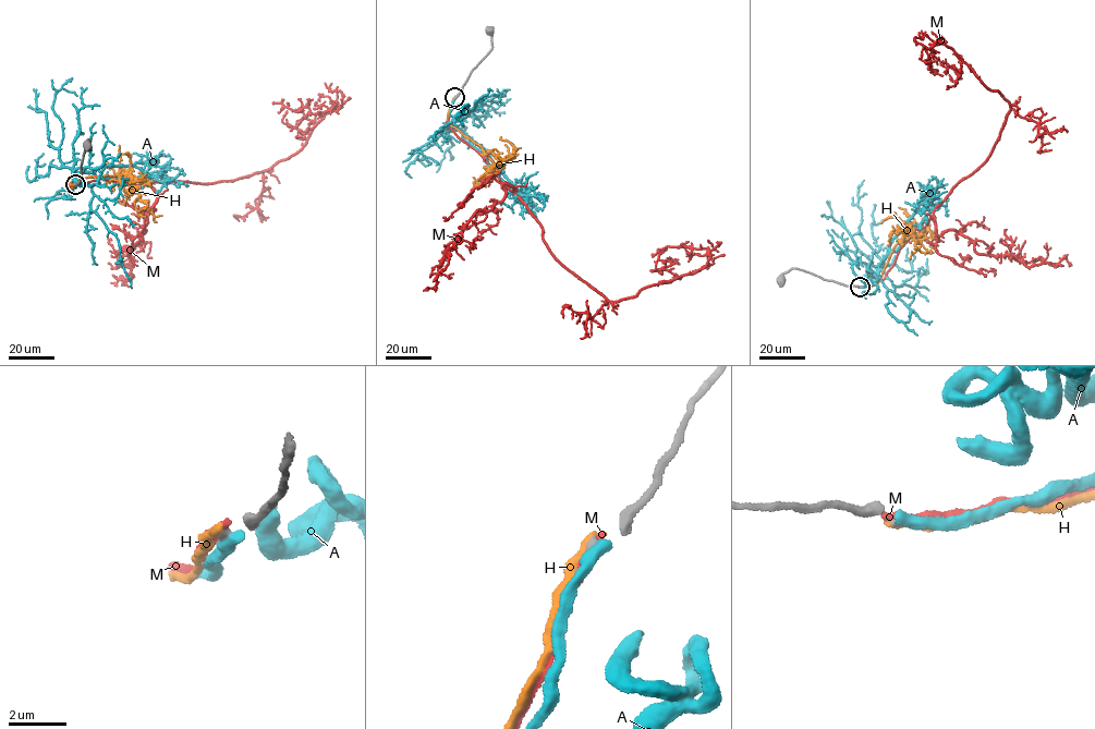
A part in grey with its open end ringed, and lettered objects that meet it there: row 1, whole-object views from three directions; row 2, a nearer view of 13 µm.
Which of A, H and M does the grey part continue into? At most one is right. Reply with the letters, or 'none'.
none

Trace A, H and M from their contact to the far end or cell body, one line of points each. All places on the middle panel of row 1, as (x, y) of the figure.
A: (455, 97), (450, 113), (454, 123), (514, 193), (543, 197), (542, 210)
H: (455, 97), (448, 122), (497, 165), (502, 159), (513, 157)
M: (455, 97), (448, 126), (520, 199), (571, 270), (617, 301), (709, 257), (683, 245), (652, 254)

